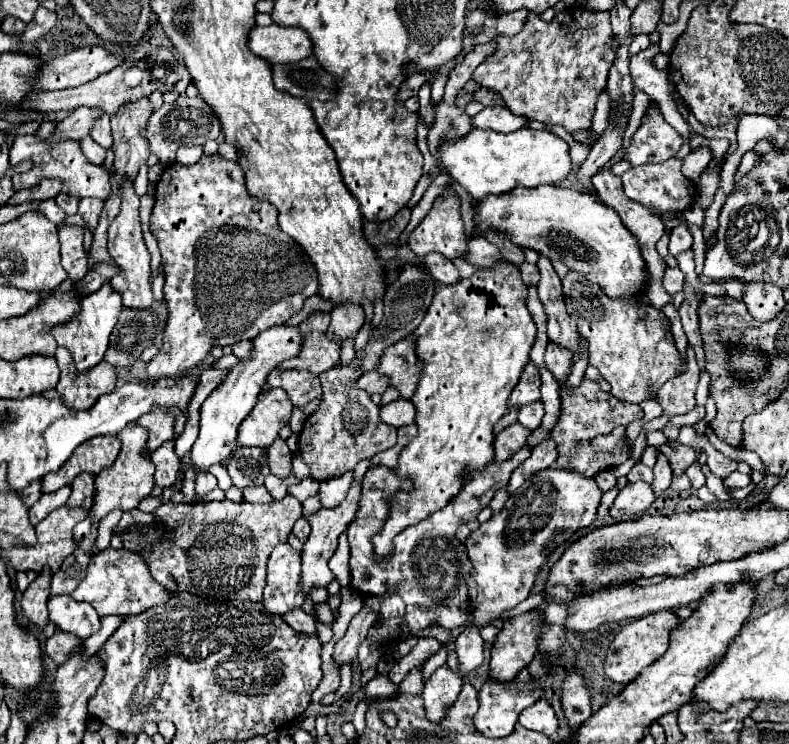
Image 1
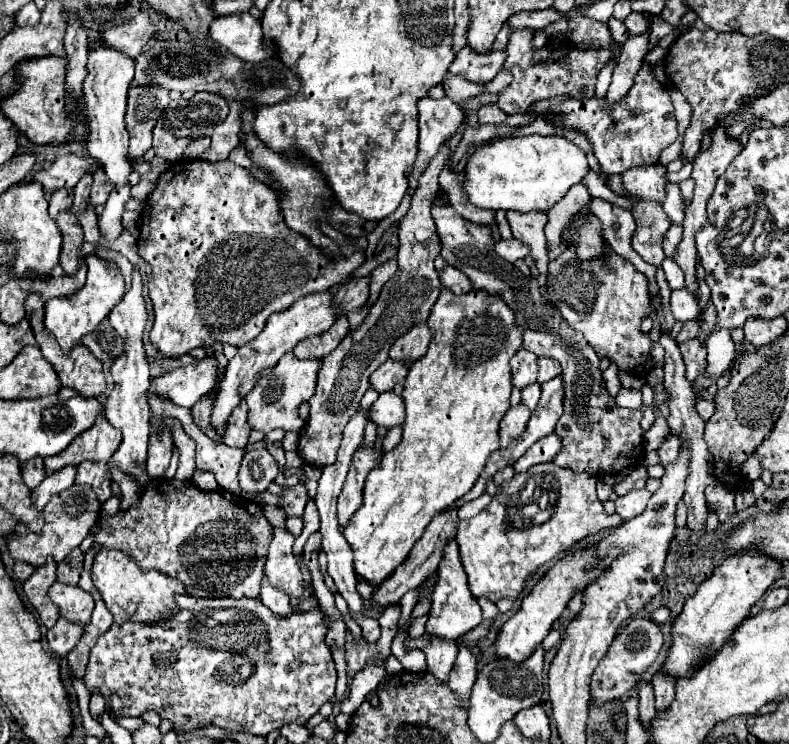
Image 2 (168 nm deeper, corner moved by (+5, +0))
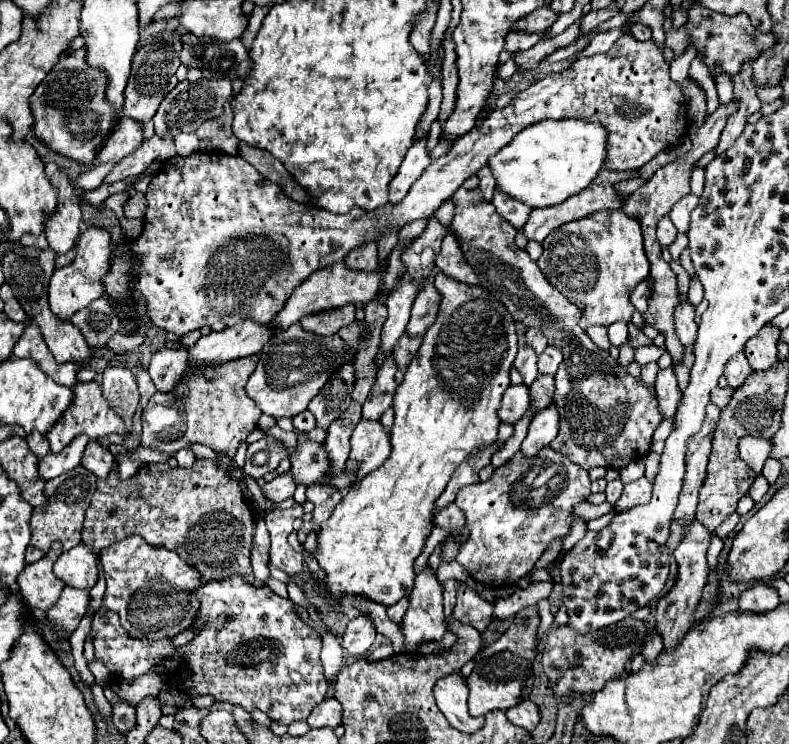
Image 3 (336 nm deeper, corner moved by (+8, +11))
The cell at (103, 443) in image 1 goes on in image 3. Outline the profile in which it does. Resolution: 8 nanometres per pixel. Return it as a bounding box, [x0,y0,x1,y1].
[45,381,125,453]

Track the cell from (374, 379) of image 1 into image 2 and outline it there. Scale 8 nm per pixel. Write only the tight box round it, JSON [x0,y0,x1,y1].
[370,360,408,392]

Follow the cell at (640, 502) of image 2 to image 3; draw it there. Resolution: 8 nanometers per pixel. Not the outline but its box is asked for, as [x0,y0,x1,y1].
[615,477,653,511]

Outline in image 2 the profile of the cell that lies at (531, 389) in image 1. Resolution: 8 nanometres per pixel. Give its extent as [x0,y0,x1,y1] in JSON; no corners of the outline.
[510,348,538,390]

